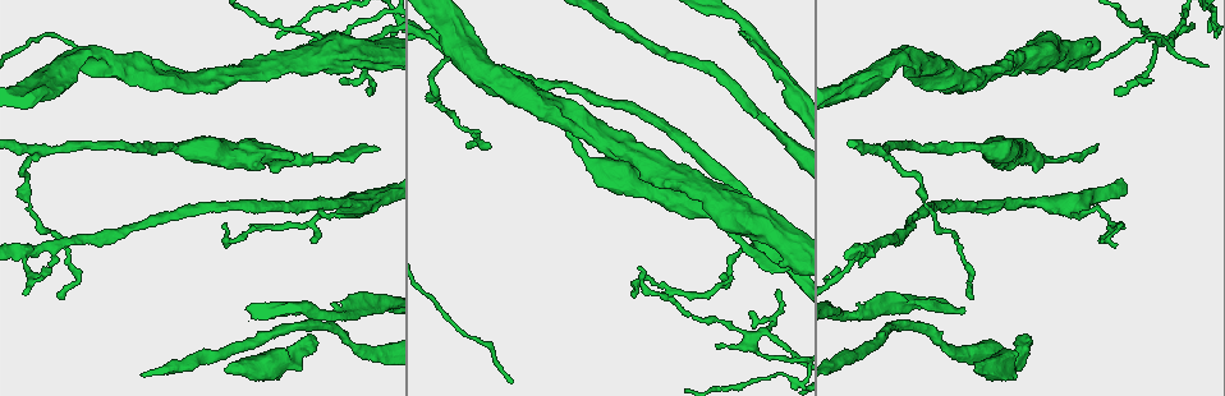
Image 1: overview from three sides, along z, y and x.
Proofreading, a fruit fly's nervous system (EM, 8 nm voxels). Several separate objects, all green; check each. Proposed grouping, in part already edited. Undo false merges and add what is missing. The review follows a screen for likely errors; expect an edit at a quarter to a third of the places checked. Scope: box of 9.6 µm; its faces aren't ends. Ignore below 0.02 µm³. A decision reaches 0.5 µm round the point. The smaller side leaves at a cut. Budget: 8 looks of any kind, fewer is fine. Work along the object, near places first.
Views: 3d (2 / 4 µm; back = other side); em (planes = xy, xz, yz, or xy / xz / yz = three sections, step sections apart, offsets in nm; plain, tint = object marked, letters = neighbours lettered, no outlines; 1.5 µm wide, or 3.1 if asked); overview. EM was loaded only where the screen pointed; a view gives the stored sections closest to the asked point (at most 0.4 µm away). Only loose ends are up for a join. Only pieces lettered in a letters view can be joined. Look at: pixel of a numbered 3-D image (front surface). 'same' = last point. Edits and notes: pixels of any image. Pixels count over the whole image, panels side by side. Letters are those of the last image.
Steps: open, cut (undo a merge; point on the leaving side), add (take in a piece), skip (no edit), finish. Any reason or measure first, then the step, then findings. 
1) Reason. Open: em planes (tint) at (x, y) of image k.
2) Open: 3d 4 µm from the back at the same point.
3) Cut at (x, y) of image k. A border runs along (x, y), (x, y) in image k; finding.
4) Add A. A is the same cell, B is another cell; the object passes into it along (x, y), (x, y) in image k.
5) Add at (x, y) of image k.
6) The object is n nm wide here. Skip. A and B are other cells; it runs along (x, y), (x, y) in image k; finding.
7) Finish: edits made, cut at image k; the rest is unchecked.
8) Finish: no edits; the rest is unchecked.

Open: 3d 2 µm at (379, 149) of image 1.

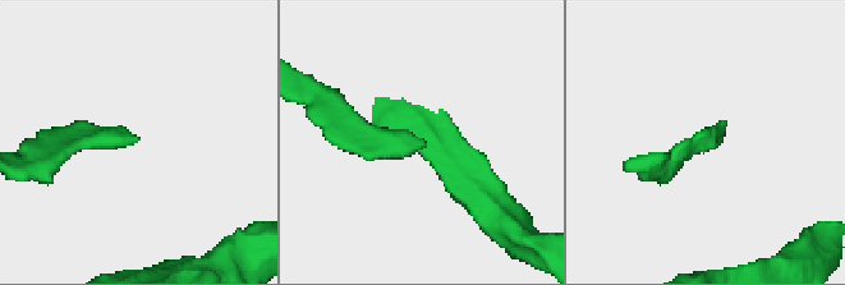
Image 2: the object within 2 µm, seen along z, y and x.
Need the tissue. Open: em planes (tint) at (136, 137) of image 2.

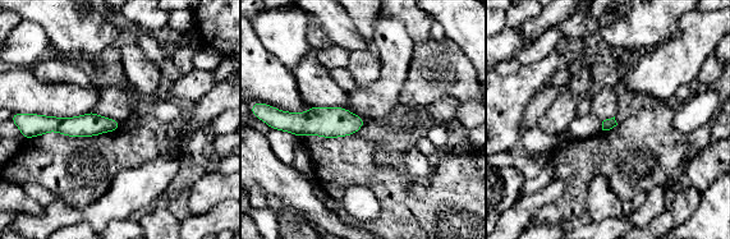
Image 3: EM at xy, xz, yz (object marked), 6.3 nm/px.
Open: em planes (letters) at the same point.

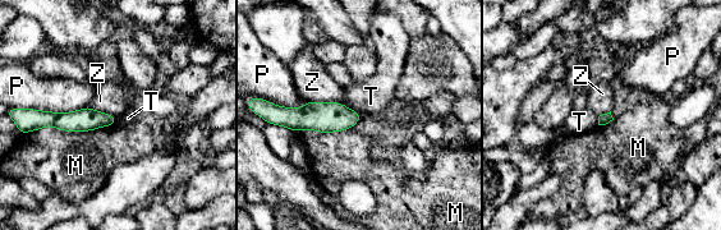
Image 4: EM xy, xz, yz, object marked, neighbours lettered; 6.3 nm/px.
The longest contact is with M, 550 nm. Skip. M, P, T and Z are other cells; it runs along (113, 119), (41, 120), (37, 123) in image 4; none of them fits.

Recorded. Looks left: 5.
Four-way junction. Open: em xy step 8 (tint) at (750, 339) of image 1.

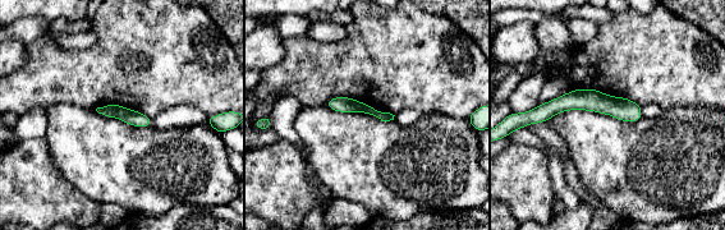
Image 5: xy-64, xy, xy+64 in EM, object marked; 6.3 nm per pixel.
Cut it another way. Open: em planes (letters) at the same point.

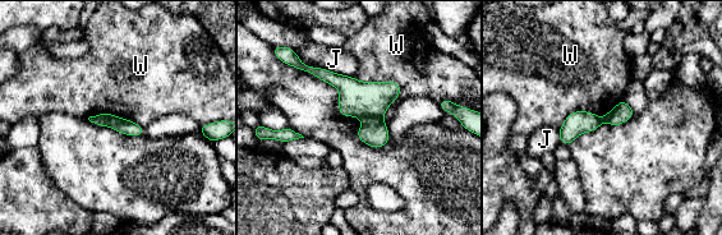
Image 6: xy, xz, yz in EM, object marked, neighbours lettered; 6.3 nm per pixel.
Cut at (368, 101) of image 6. J and W are other cells; the part that leaves runs along (297, 63), (353, 91), (398, 90) in image 6; a second cell is stuck on.

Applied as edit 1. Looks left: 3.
Redraw. Open: overview.

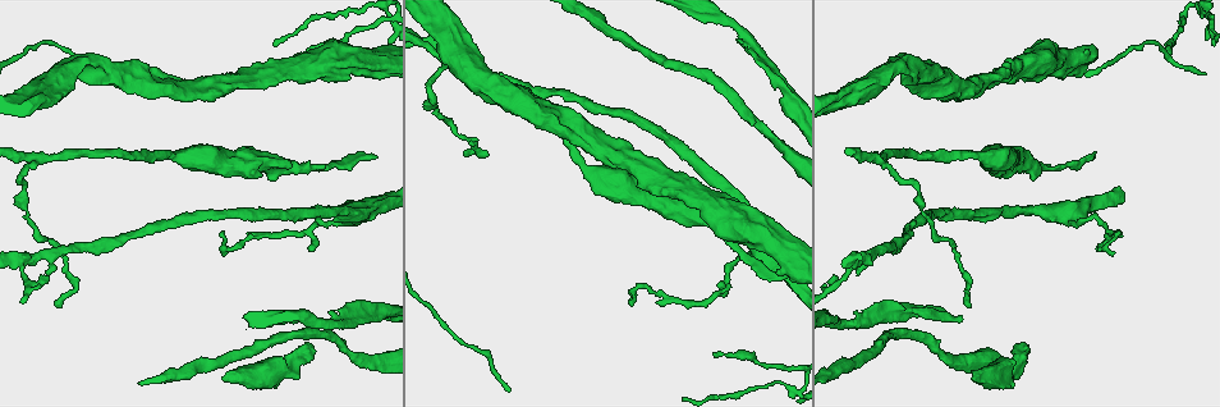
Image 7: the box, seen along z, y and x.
End of a long branch. Open: em planes (plain) at (967, 306) of image 7.

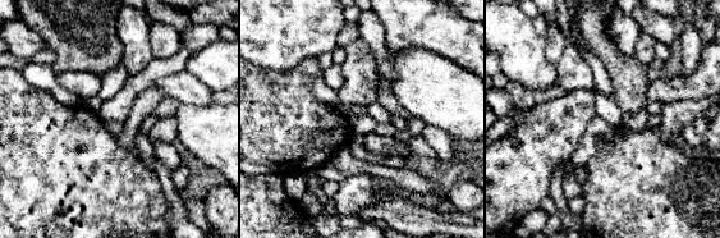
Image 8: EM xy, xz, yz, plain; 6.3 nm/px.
Open: em planes (letters) at the same point.

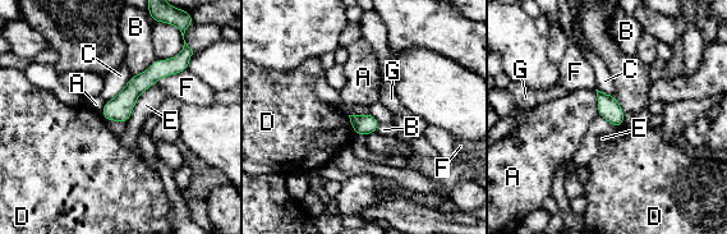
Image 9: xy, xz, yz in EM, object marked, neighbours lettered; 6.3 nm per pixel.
Skip. A, B, C, D, E, F and G are other cells; it runs along (169, 63), (143, 81), (107, 116) in image 9; no lettered piece goes on from it.

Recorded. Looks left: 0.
Finish: edits made, cut at image 6; the rest is unchecked.

